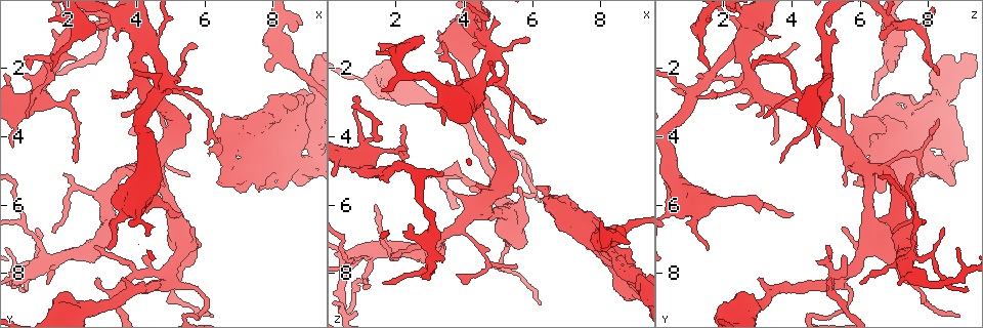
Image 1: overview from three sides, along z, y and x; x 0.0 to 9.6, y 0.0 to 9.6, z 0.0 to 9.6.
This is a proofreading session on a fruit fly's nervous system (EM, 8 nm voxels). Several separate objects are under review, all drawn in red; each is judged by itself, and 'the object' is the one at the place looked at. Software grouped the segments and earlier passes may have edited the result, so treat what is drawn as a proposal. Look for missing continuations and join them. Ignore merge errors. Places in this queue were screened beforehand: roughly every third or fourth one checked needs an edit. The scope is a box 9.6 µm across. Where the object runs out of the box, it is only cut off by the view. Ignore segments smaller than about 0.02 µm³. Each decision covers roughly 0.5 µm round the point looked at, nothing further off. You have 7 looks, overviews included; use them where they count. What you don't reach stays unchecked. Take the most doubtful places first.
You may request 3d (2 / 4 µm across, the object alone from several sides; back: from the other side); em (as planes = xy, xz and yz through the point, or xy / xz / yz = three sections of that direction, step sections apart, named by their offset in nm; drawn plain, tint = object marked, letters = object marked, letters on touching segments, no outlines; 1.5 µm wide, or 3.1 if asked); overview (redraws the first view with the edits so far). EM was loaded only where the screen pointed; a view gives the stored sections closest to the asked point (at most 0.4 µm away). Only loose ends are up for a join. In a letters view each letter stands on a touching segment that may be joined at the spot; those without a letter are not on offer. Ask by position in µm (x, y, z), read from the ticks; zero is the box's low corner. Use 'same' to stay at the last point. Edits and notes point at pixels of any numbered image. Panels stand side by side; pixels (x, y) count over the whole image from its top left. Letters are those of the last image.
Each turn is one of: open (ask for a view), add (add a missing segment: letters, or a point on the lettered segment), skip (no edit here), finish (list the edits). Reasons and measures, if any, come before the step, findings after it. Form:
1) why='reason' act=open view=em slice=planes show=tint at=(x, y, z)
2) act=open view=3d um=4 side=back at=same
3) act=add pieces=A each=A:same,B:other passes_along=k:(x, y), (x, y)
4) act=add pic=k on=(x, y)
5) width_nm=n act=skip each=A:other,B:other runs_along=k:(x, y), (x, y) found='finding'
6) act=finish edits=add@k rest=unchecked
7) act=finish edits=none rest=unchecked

act=open view=em slice=yz step=8 show=letters at=(4.05, 3.15, 2.40)

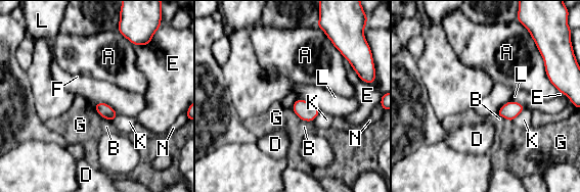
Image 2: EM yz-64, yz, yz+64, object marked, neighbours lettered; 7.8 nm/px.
act=skip each=A:other,B:other,D:other,E:other,F:other,G:other,K:other,L:other,N:other border=2:(93, 106), (101, 116) found='no lettered segment goes on from it'

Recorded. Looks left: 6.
why='tapers out' act=open view=em slice=planes show=letters at=(2.80, 7.15, 5.00)

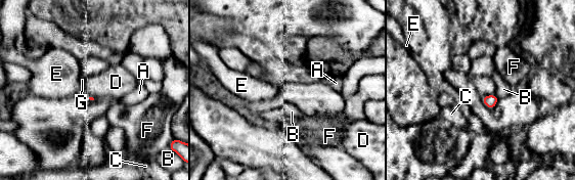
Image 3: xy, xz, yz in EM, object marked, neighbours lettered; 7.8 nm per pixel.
longest_contact=D:110nm act=skip each=A:other,B:other,C:other,D:other,E:other,F:other,G:other border=3:(494, 93), (482, 97) found='none of them fits'

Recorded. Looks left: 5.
act=open view=em slice=xy step=8 show=tint at=(5.75, 1.40, 4.10)

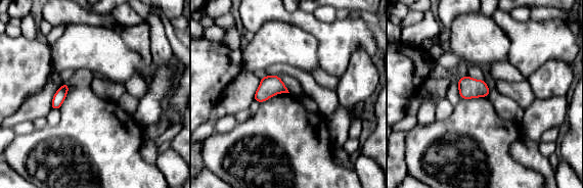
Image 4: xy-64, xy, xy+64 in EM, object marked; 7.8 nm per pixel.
why='cut it another way' act=open view=em slice=planes show=letters at=same

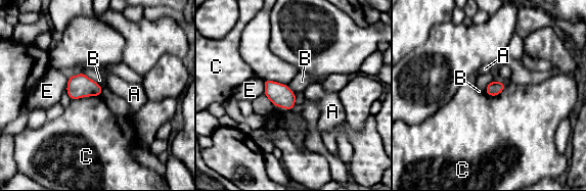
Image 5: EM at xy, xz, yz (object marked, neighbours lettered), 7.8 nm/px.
width_nm=110 act=skip each=A:other,B:other,C:other,E:other border=5:(100, 94), (71, 100) found='none of them fits'

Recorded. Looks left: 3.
act=finish edits=none rest=unchecked

